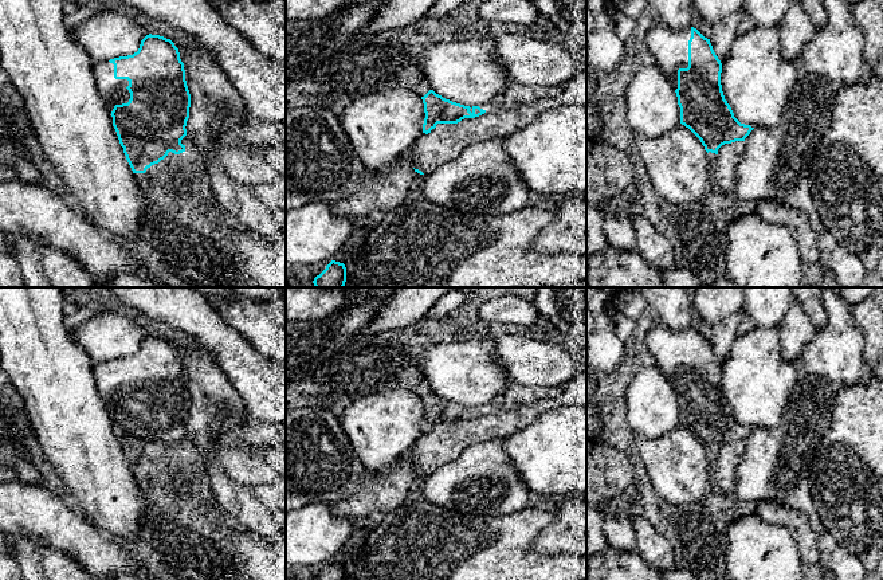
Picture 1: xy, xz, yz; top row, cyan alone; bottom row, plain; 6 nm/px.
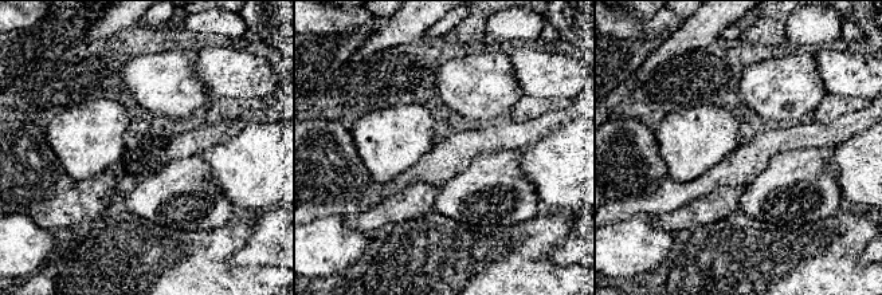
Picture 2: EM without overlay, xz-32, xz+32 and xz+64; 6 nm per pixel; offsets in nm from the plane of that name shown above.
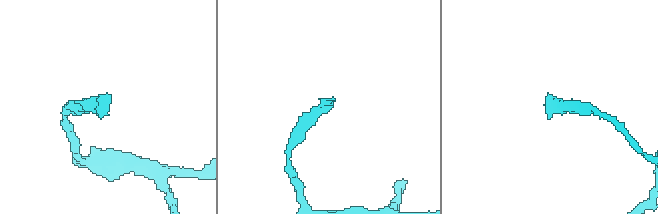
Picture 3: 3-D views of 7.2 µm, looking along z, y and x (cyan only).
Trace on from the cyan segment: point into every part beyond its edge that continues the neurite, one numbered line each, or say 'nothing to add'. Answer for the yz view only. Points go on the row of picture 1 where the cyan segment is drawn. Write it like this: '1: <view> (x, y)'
1: yz (670, 47)

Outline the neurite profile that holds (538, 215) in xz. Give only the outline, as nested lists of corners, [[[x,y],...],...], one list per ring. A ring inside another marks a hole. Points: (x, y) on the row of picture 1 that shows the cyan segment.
[[[421,196],[408,197],[400,205],[384,211],[376,218],[365,244],[358,250],[352,262],[346,264],[348,287],[552,287],[556,285],[570,283],[586,279],[586,256],[576,252],[543,254],[530,248],[531,242],[554,219],[554,211],[561,204],[562,196],[553,196],[541,204],[527,207],[506,215],[468,215],[447,209],[433,204]]]

